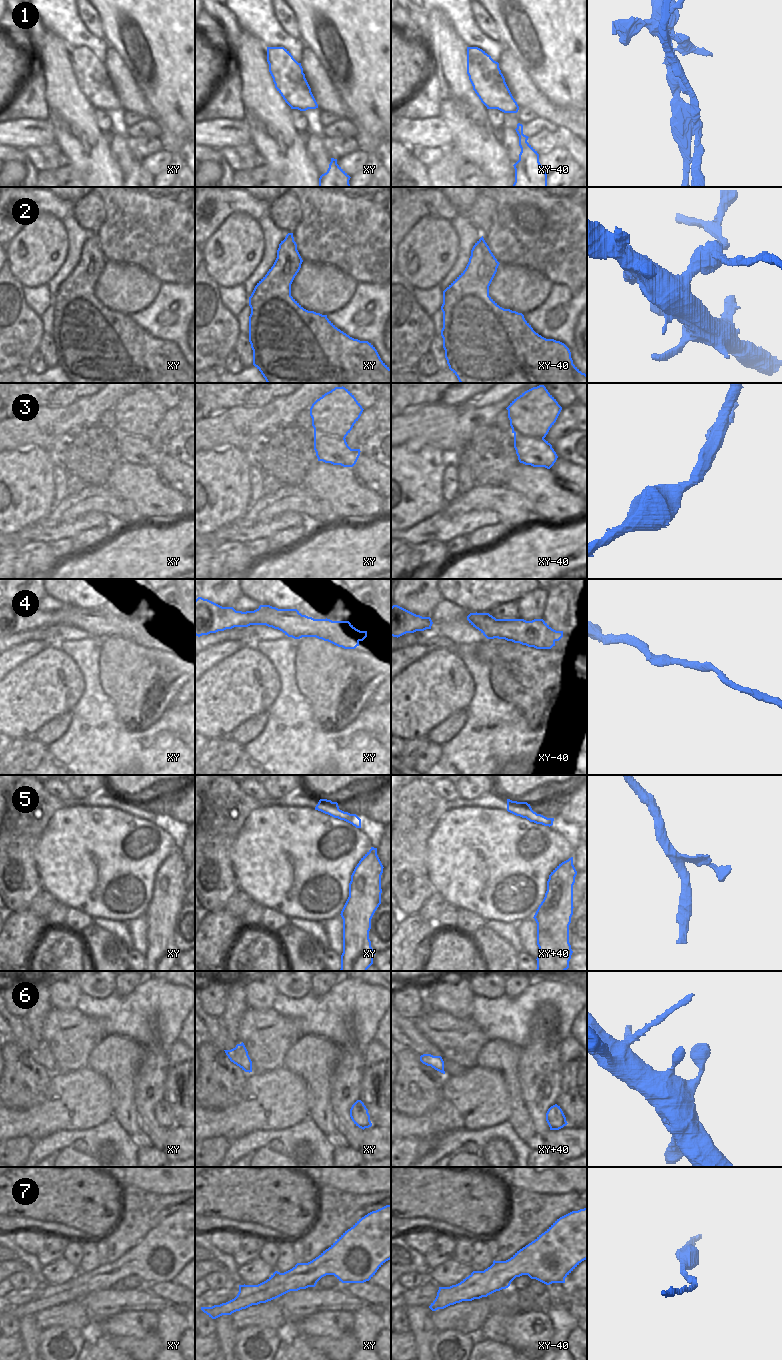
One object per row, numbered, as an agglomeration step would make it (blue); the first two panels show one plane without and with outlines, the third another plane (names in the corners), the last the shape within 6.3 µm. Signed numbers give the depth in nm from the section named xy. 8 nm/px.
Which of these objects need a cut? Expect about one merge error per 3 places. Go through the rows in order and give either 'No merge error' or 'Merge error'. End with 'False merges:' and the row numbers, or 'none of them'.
1: Merge error
2: Merge error
3: Merge error
4: No merge error
5: Merge error
6: No merge error
7: No merge error
False merges: 1, 2, 3, 5.

